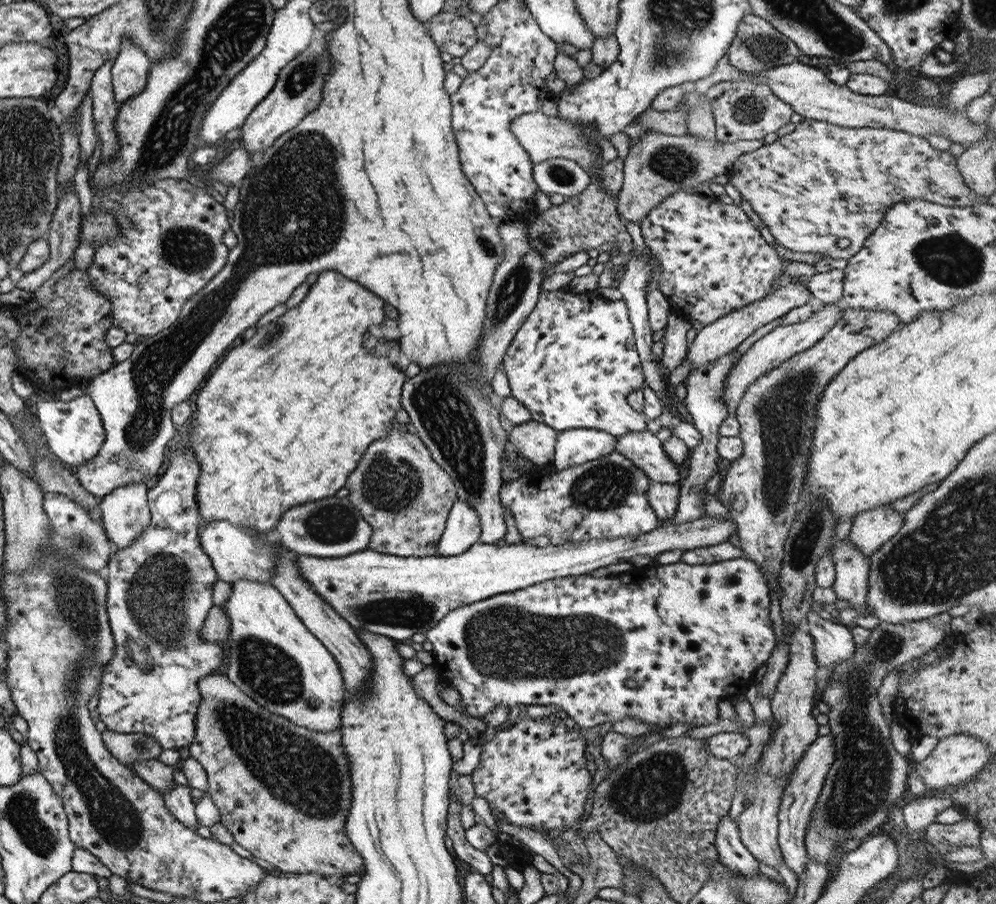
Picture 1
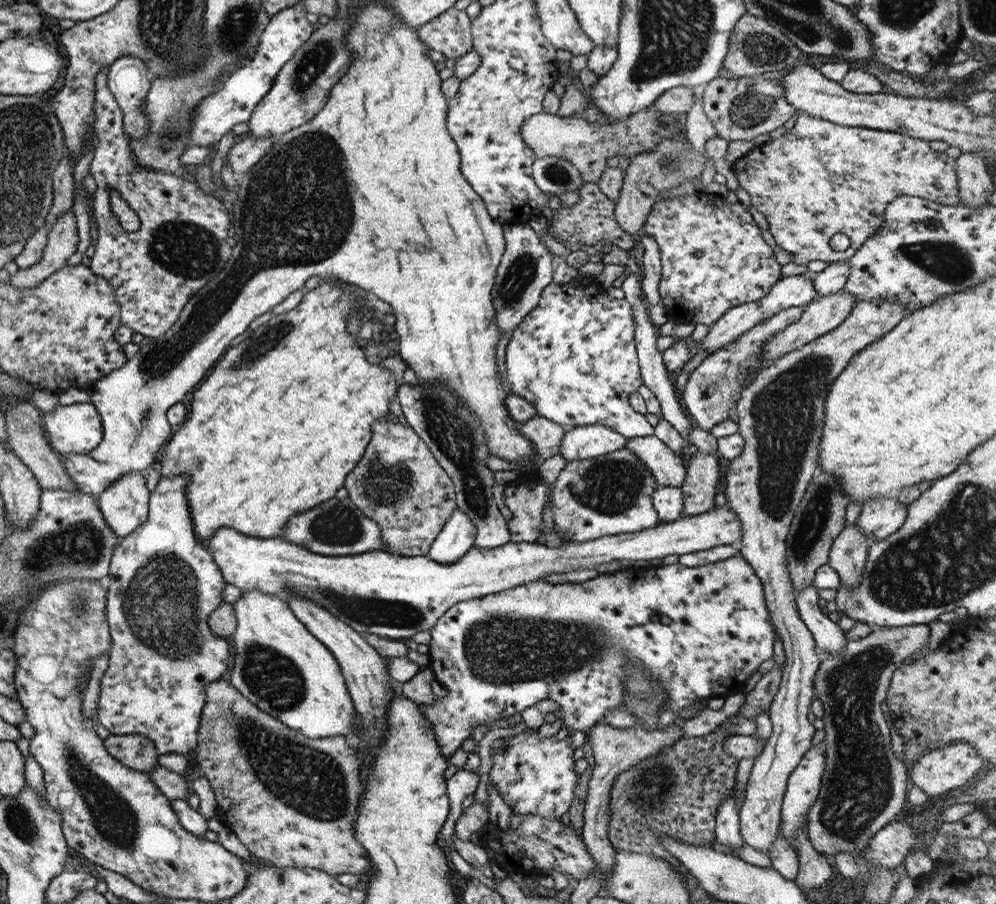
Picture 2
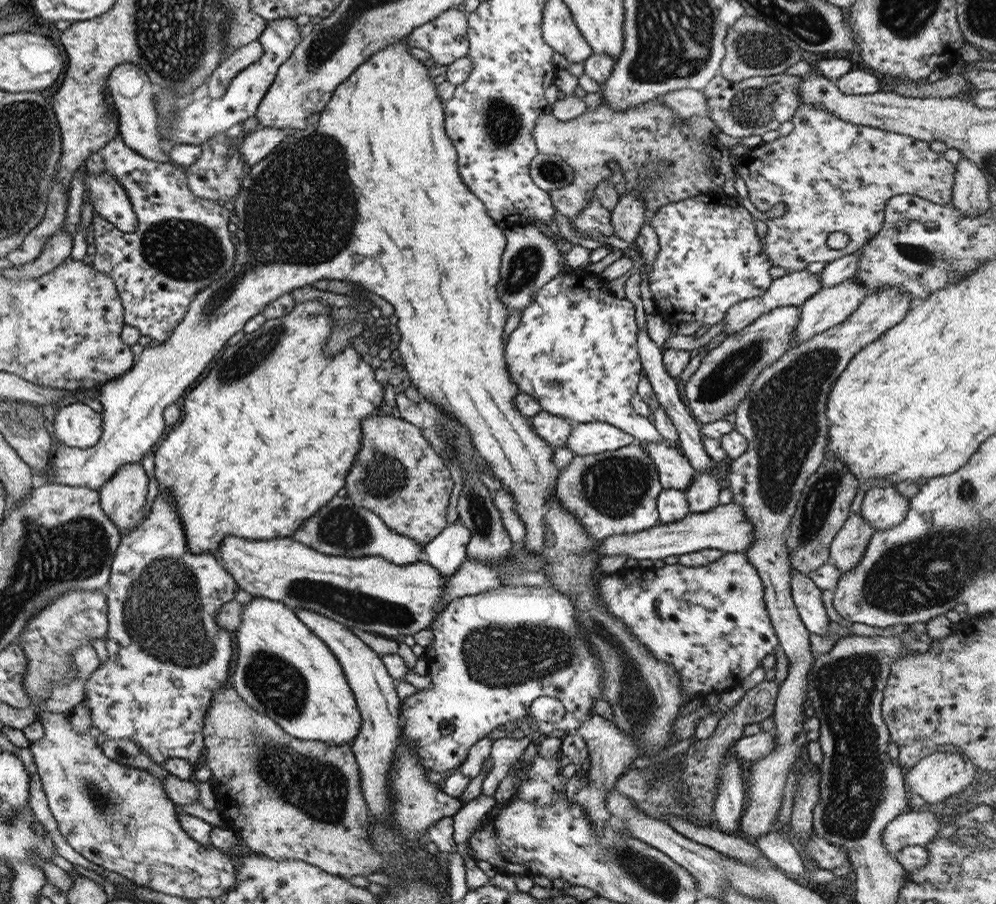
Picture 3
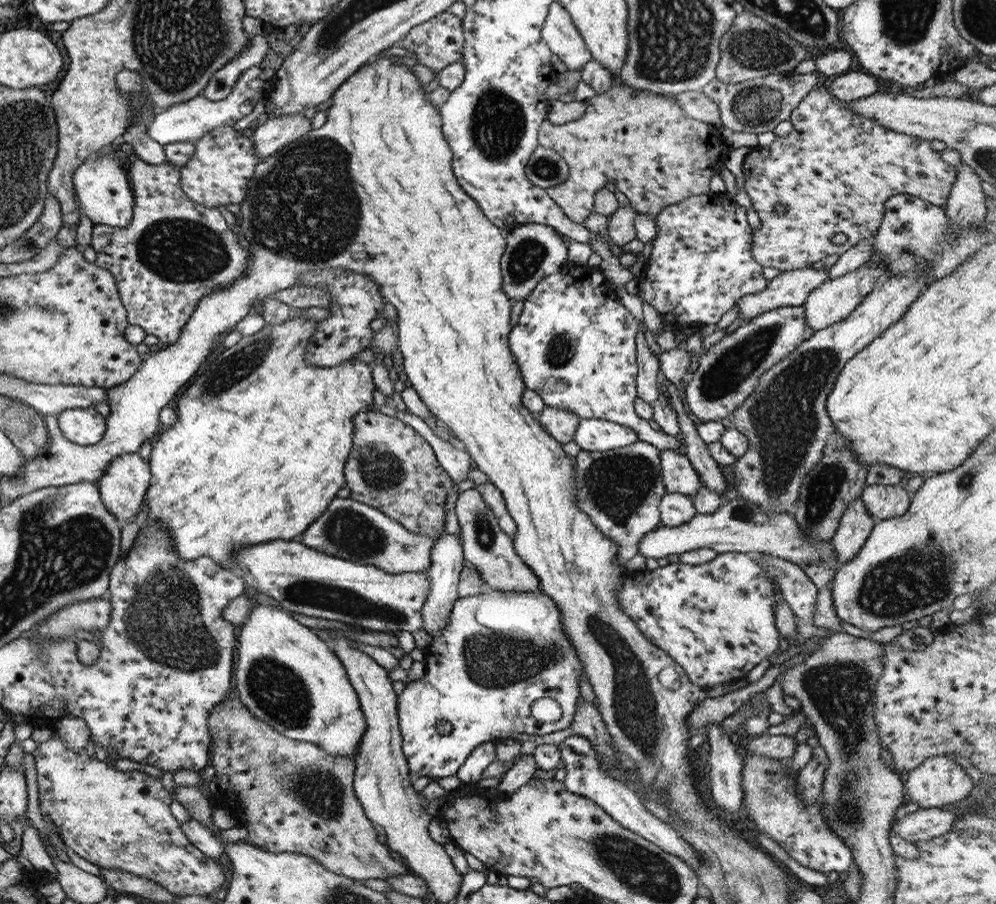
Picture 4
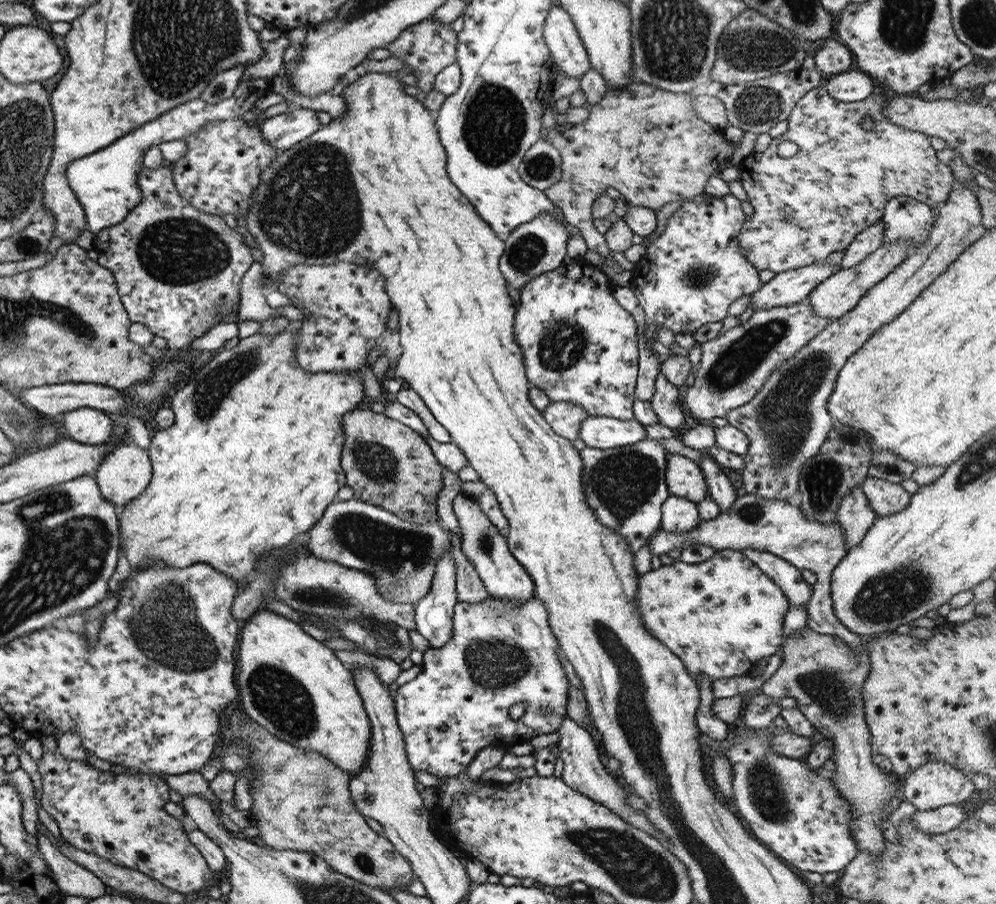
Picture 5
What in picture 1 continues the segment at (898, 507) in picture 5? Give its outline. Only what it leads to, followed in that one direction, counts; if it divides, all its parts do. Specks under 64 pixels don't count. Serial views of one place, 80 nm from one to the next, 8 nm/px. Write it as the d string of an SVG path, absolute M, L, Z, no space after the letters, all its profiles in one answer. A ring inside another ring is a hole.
M883 505L855 514L849 530L849 541L869 558L901 529L903 520L904 514L893 512L891 505Z

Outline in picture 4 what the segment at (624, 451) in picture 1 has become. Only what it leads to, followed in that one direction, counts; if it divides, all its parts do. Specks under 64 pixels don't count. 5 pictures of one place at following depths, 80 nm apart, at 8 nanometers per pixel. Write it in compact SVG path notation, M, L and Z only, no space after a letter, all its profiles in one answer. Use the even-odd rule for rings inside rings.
M662 450L658 455L661 482L666 493L683 494L688 497L697 494L702 481L688 458L674 450Z

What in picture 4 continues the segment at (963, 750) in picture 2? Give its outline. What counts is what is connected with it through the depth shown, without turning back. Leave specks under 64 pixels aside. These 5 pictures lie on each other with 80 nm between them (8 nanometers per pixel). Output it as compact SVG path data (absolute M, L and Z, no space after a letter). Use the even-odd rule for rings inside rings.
M932 756L923 759L913 770L902 775L905 787L905 801L915 802L919 808L937 808L965 798L973 785L967 772L946 756Z

